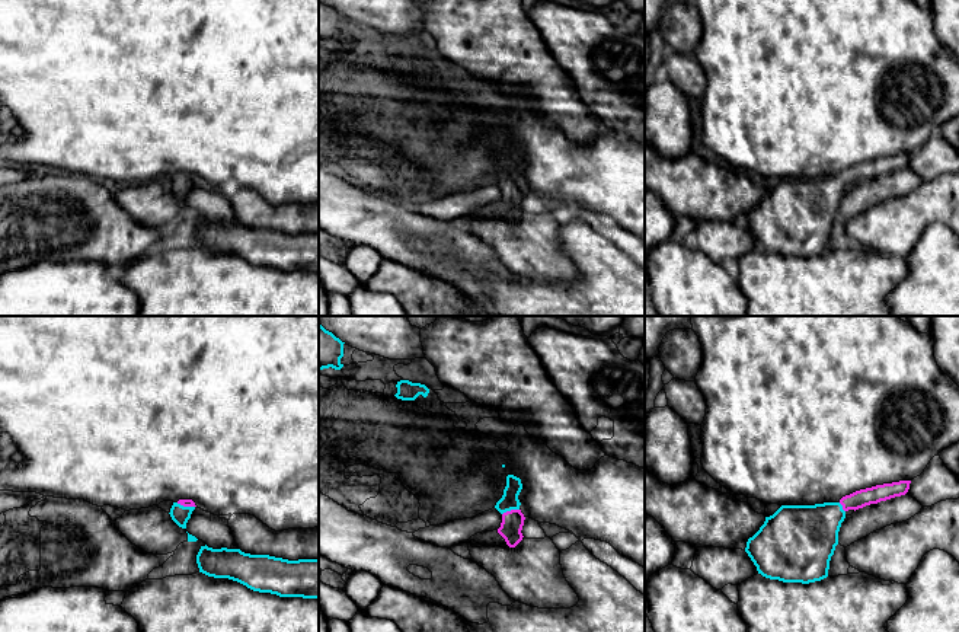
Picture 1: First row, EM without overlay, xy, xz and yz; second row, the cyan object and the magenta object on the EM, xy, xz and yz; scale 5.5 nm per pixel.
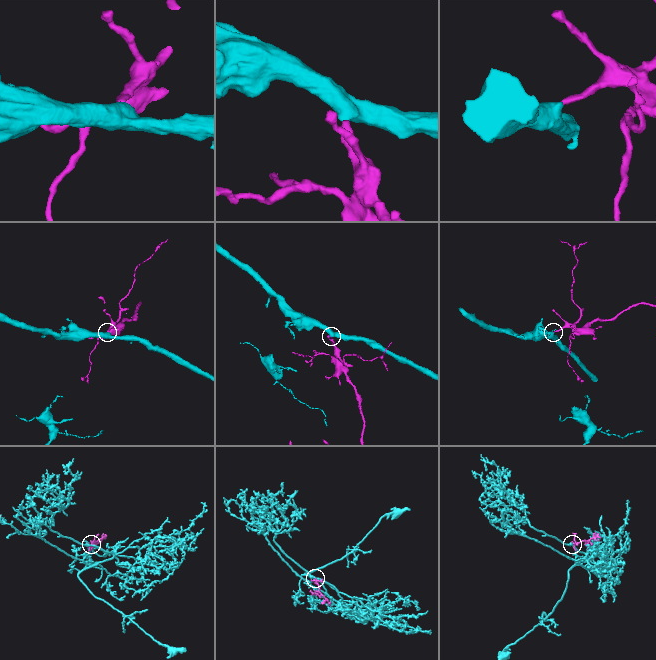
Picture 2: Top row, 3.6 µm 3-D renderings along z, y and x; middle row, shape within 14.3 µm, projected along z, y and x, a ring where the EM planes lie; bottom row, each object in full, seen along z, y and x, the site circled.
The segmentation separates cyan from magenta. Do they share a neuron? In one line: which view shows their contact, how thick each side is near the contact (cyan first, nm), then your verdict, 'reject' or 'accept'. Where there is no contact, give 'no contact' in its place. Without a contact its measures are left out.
xz | 100/120 nm | accept

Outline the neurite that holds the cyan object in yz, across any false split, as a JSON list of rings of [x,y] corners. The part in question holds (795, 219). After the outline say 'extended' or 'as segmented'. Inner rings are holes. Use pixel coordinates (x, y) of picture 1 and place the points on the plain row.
[[[910,157],[876,159],[845,169],[838,176],[781,179],[748,213],[745,226],[765,252],[802,258],[821,255],[828,250],[845,186],[905,169]]] | extended

